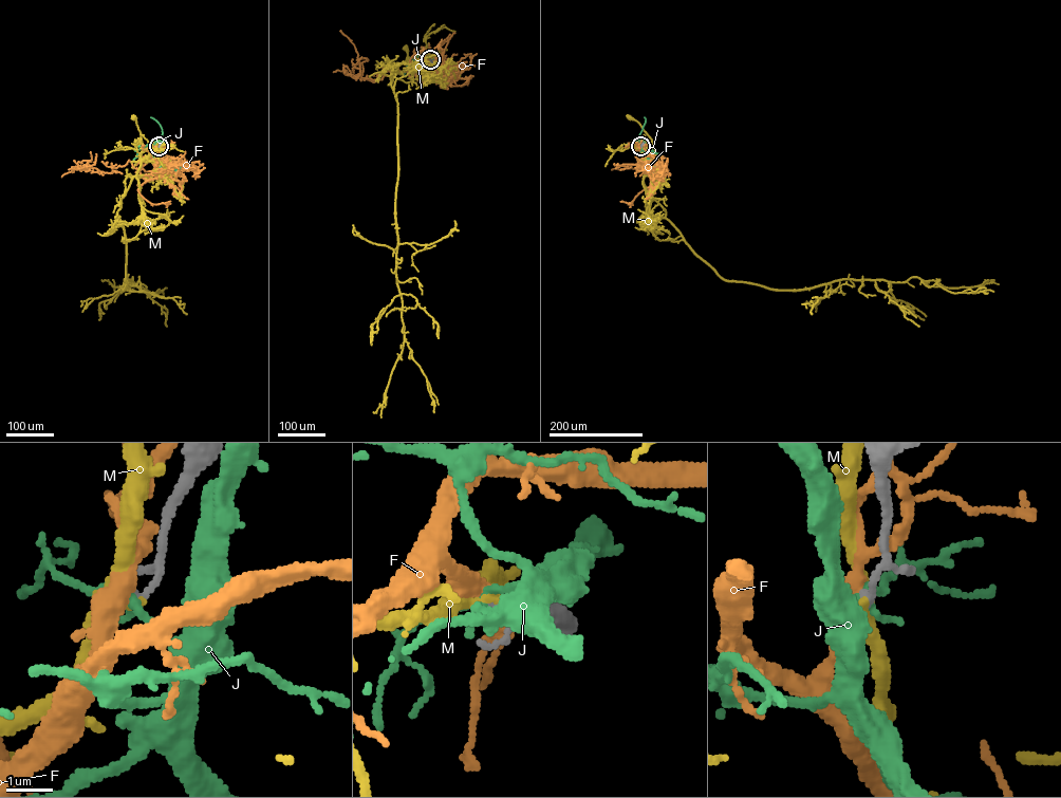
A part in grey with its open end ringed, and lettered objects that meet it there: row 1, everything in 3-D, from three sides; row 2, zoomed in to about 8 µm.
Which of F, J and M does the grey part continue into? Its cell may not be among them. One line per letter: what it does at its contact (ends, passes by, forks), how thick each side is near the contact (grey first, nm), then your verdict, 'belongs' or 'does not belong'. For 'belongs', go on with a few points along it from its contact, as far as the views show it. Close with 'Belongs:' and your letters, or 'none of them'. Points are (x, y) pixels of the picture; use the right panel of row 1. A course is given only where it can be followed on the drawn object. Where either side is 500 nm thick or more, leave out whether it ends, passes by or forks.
F: it forks; calibres 110 and 320 nm; does not belong
J: it passes by; calibres 110 and 170 nm; does not belong
M: it passes by; calibres 110 and 180 nm; does not belong
Belongs: none of them

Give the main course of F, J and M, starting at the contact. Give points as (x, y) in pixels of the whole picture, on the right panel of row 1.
F: (640, 146), (654, 155), (663, 170), (651, 167), (654, 160), (649, 166), (662, 172), (659, 167), (611, 169)
J: (640, 146), (652, 171), (654, 166)
M: (641, 146), (639, 149), (649, 153), (651, 138), (629, 117)

